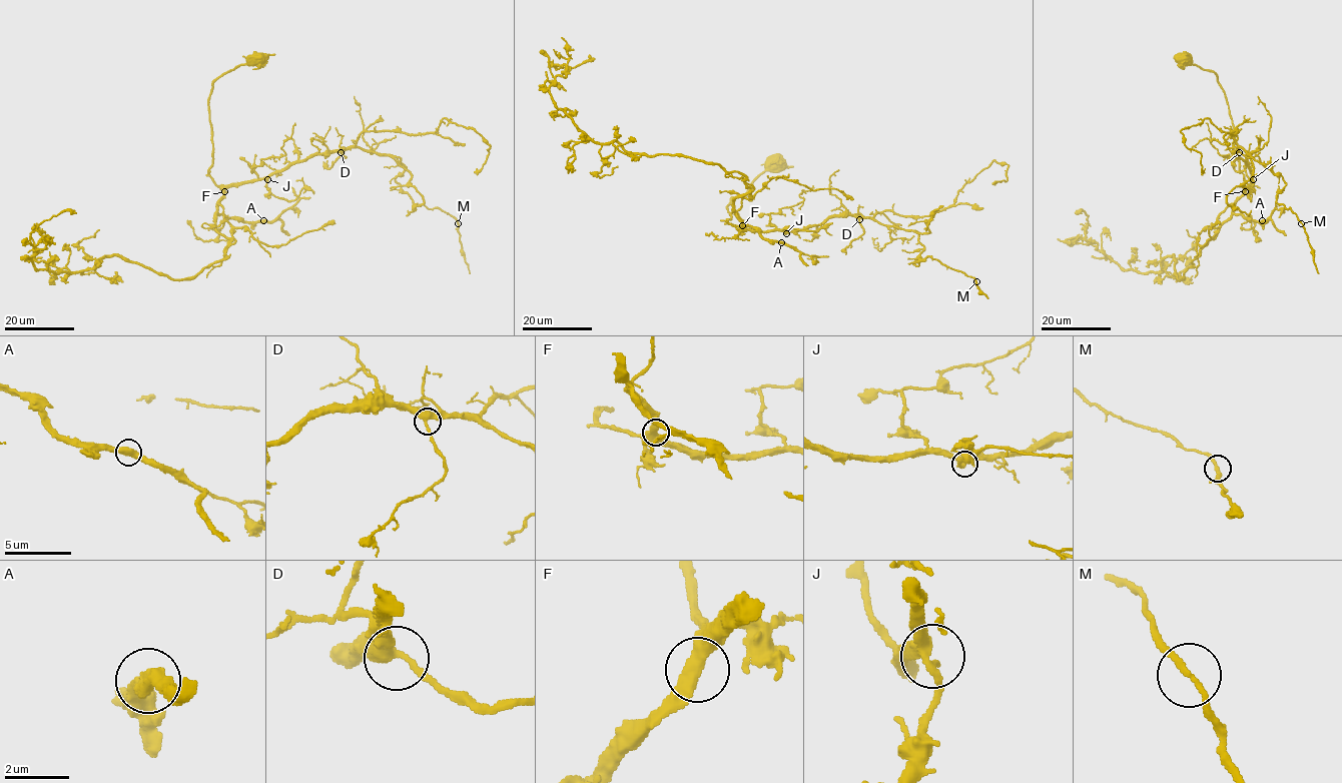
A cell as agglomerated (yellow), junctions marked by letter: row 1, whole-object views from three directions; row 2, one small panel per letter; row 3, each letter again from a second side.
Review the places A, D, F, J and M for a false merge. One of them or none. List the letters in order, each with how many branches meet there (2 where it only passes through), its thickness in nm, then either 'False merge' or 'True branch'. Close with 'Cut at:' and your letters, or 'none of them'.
A: Branches: 2. Thickness 500 nm. True branch
D: Branches: 3. Thickness 440 nm. True branch
F: Branches: 2. Thickness 480 nm. True branch
J: Branches: 3. Thickness 360 nm. True branch
M: Branches: 2. Thickness 200 nm. True branch
Cut at: none of them

